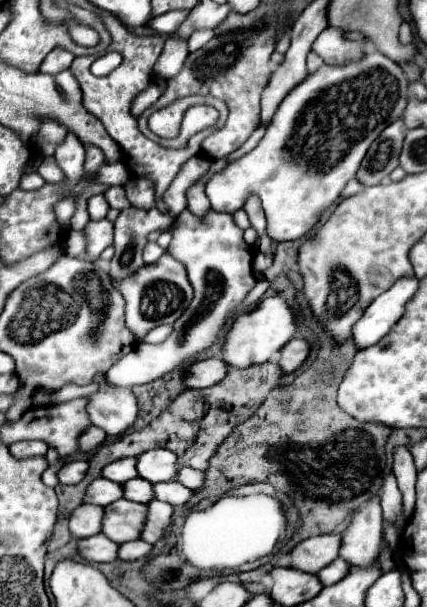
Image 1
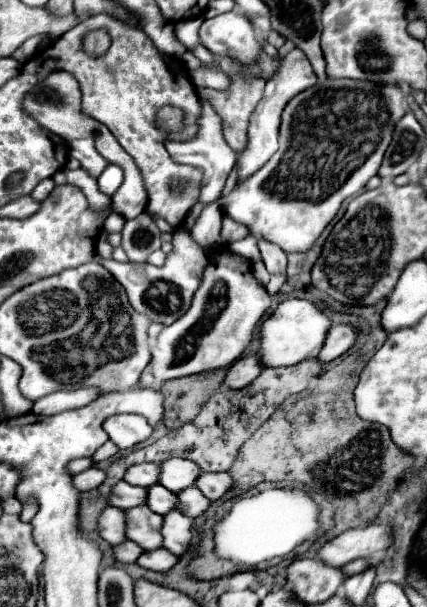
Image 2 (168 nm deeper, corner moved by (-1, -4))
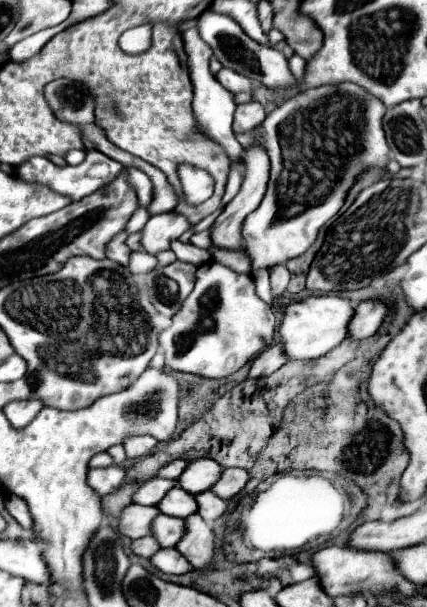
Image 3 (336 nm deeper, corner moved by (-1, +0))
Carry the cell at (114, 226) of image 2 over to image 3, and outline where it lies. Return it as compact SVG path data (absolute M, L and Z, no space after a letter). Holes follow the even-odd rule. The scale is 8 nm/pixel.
M140 207L128 221L128 230L126 230L126 232L128 232L128 234L140 232L149 218L150 214L148 211Z

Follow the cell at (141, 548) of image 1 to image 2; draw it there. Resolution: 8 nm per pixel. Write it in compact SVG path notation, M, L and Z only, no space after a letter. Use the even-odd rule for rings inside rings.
M156 548L156 550L150 550L150 552L142 552L140 558L136 560L138 566L148 568L148 570L154 570L154 572L166 572L176 562L178 562L178 558L174 554L170 554L168 550L164 550L164 548Z

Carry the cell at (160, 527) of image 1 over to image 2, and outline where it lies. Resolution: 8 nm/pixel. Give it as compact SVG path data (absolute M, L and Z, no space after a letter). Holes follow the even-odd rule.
M170 510L166 516L164 516L164 522L162 522L162 546L166 550L170 550L172 554L180 556L188 544L190 544L190 538L192 538L192 520L184 514L180 514L178 510Z

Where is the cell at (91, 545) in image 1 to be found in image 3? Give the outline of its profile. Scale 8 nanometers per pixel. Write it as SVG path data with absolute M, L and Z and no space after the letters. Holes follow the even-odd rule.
M146 536L146 538L134 540L132 550L134 550L134 554L138 554L142 558L152 558L152 554L156 554L156 550L160 550L160 544L156 542L154 536Z

